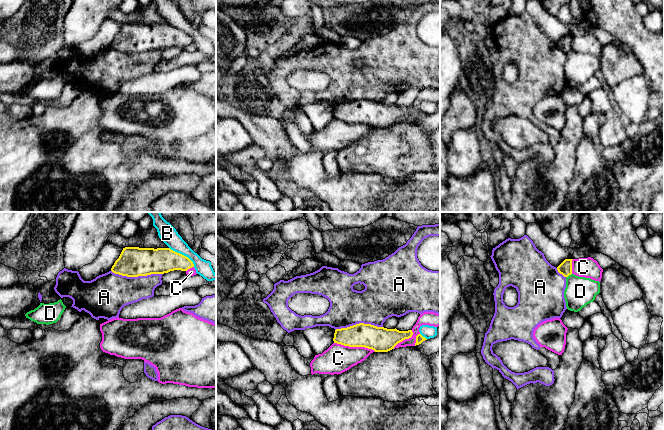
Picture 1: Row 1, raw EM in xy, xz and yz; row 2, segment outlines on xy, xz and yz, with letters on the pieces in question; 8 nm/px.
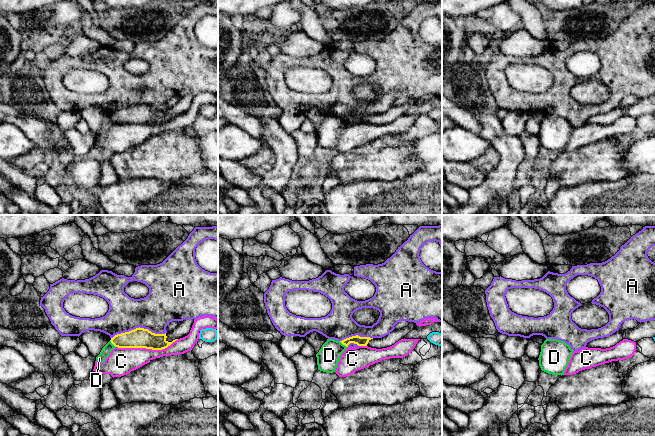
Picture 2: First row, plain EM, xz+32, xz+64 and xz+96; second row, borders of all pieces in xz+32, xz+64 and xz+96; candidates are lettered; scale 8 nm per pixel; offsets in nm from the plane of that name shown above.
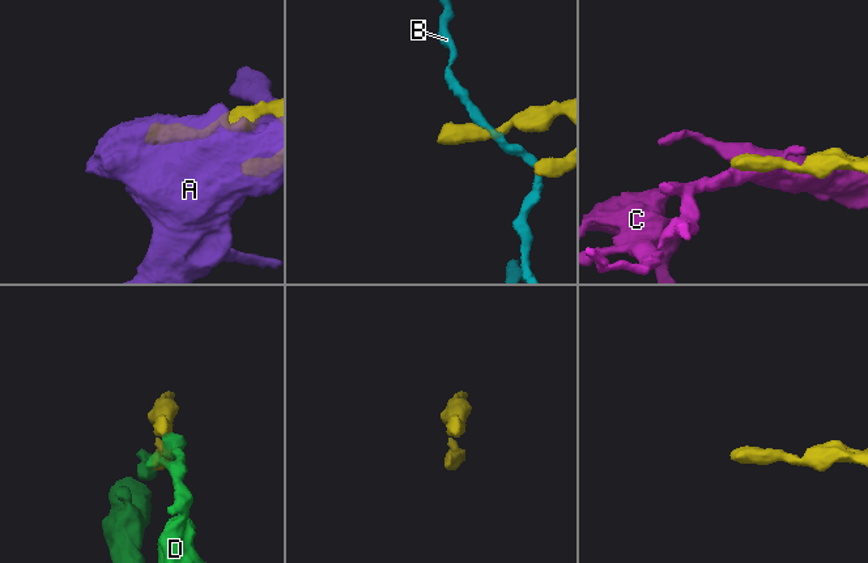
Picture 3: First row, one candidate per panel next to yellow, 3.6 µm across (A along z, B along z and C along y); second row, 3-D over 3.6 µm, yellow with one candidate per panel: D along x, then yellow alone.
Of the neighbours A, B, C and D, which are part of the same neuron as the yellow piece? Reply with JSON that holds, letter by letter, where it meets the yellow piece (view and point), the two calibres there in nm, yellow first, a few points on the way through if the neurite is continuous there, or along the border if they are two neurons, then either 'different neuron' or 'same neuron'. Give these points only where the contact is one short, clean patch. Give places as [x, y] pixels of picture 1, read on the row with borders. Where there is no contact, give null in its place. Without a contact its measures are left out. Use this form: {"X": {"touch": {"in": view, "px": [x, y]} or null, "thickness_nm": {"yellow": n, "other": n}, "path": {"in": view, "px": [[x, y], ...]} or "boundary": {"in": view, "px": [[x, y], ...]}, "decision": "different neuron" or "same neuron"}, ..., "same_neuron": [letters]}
{"A": {"touch": {"in": "xy", "px": [137, 276]}, "thickness_nm": {"yellow": 240, "other": 300}, "decision": "different neuron"}, "B": {"touch": {"in": "xy", "px": [183, 255]}, "thickness_nm": {"yellow": 200, "other": 150}, "boundary": {"in": "xy", "px": [[169, 247], [185, 255], [194, 266]]}, "decision": "different neuron"}, "C": {"touch": {"in": "xz", "px": [355, 346]}, "thickness_nm": {"yellow": 200, "other": 220}, "decision": "different neuron"}, "D": {"touch": {"in": "yz", "px": [568, 275]}, "thickness_nm": {"yellow": 110, "other": 240}, "boundary": {"in": "yz", "px": [[571, 273], [566, 277]]}, "decision": "different neuron"}, "same_neuron": []}

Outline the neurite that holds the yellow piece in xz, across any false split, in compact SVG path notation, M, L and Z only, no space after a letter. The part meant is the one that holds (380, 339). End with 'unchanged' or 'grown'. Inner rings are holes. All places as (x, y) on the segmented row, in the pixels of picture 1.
M359 323L347 328L336 329L334 343L349 347L365 347L375 352L388 352L405 339L411 338L412 330L399 331Z; unchanged

